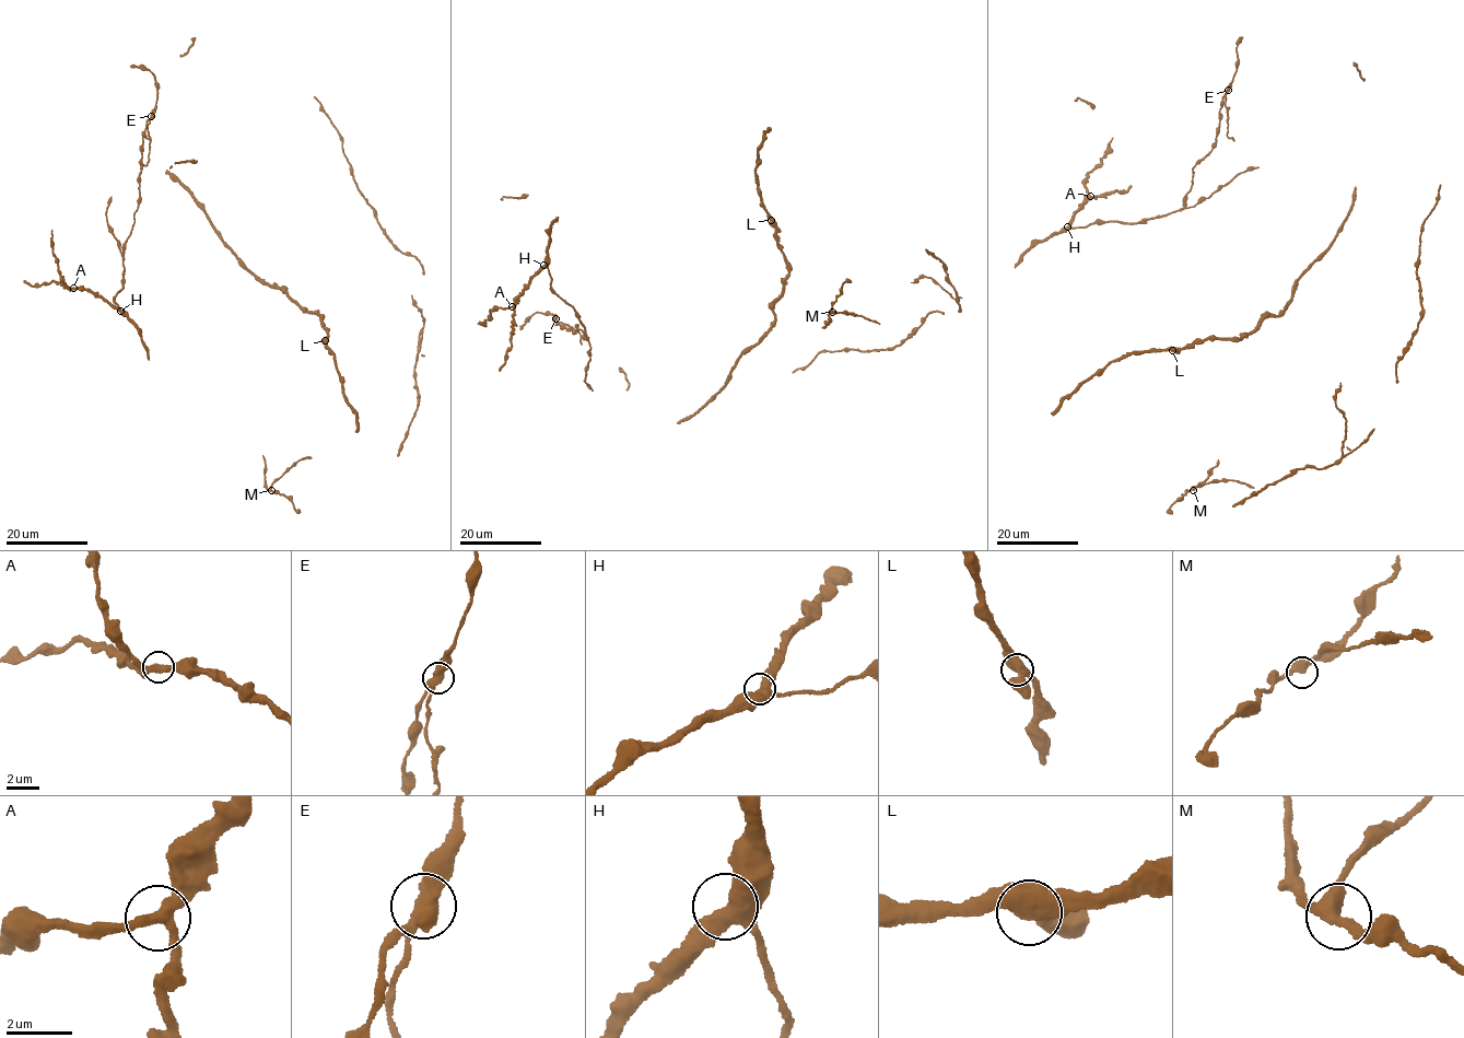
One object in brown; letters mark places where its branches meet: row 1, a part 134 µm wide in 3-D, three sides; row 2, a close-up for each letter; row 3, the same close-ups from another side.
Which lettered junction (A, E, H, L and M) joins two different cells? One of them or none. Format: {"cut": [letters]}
{"cut": ["E"]}

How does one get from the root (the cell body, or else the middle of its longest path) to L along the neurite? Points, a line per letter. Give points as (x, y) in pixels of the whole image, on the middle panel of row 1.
L: (699, 408), (723, 386), (736, 359), (762, 338), (774, 319), (773, 302), (781, 295), (788, 263), (771, 220)

